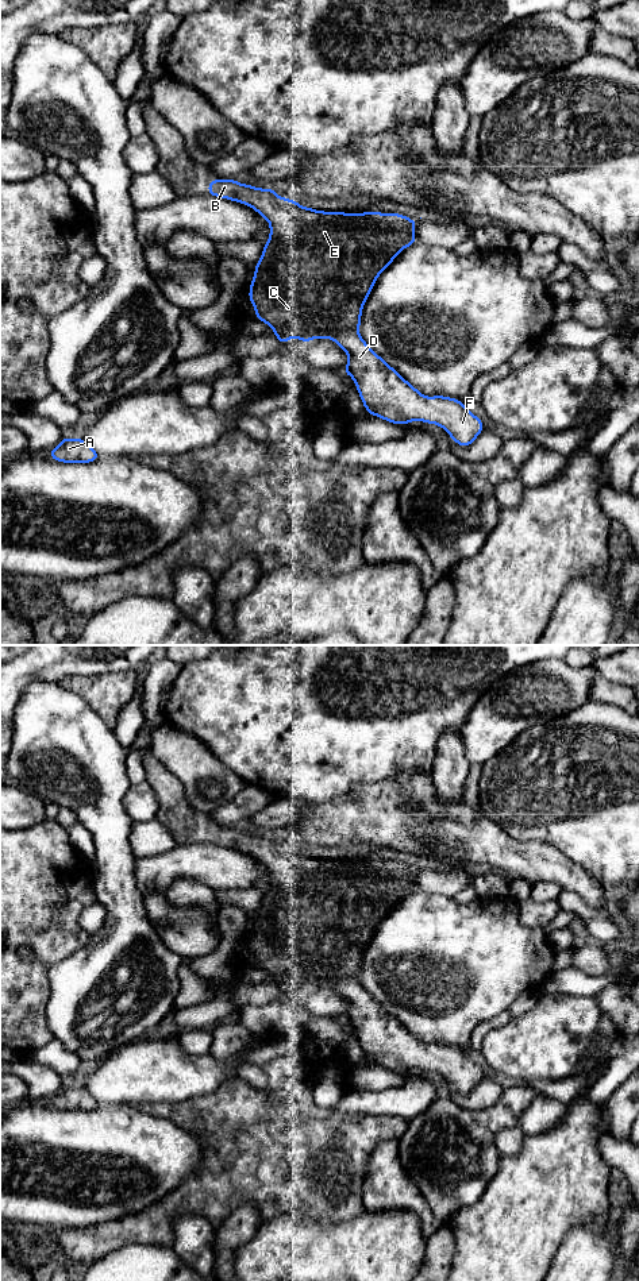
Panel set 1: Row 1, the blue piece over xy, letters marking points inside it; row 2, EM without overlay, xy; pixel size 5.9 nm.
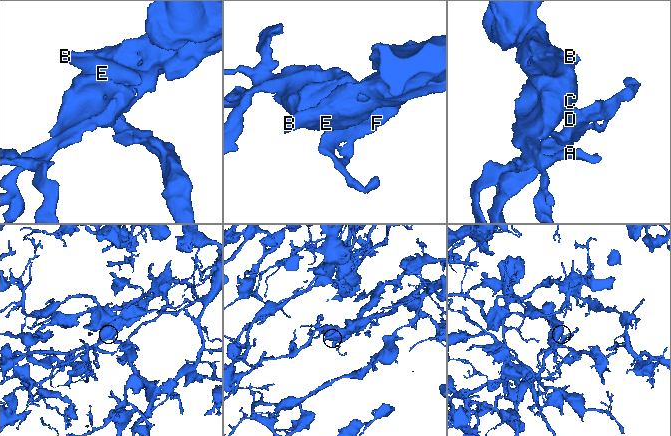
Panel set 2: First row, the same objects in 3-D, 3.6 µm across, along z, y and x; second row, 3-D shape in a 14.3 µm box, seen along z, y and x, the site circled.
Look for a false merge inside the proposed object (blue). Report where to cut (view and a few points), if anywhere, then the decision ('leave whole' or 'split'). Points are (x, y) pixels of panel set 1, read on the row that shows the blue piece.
cut in xy along (357, 331), (337, 330), (330, 338); split

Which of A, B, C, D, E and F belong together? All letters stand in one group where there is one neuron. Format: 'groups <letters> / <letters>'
groups A B C E / D F

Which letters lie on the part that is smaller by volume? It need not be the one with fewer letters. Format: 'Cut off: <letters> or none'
Cut off: D, F

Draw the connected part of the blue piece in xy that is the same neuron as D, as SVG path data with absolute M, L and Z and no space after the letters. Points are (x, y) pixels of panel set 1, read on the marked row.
M339 329L331 339L349 355L342 371L354 379L366 413L399 425L409 421L439 425L465 448L484 431L482 420L462 401L426 397L377 355L358 332Z

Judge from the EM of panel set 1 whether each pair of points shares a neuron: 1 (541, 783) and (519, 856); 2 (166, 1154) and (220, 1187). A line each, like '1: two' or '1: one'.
1: two
2: two

